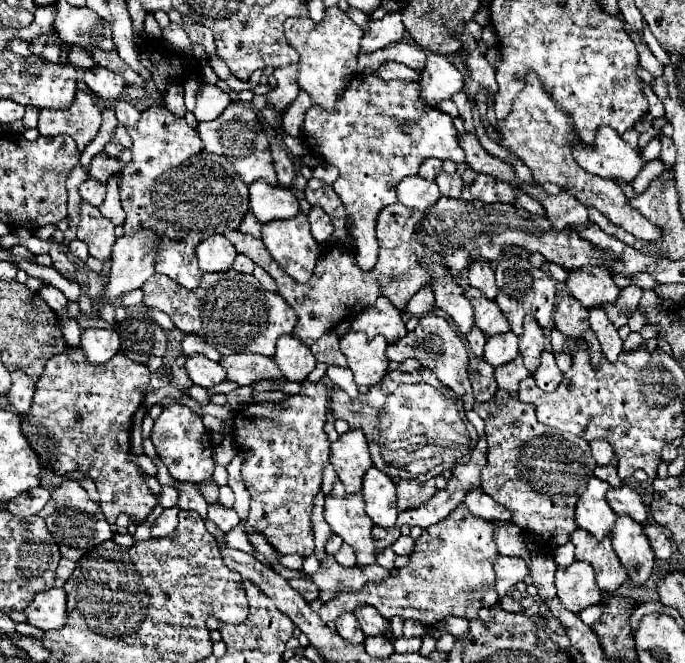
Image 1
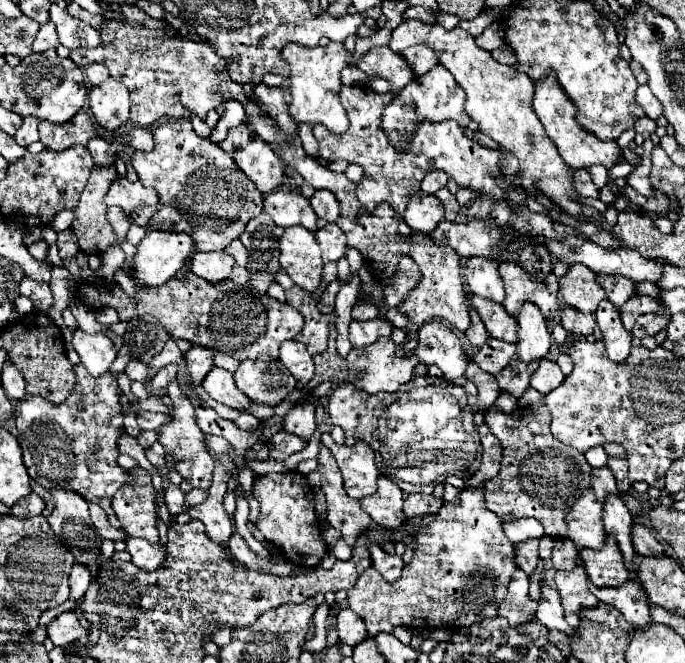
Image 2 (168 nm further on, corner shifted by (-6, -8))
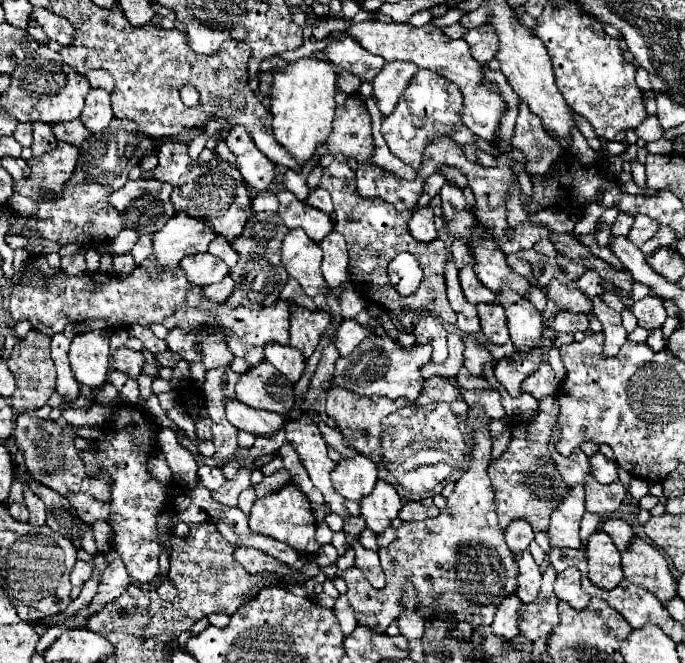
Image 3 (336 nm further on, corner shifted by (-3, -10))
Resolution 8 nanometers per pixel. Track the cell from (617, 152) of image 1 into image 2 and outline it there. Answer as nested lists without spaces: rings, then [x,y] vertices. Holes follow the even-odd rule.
[[[553,74],[539,78],[535,82],[535,98],[533,98],[533,110],[539,116],[541,124],[547,130],[547,136],[553,140],[553,144],[559,150],[559,156],[573,168],[585,168],[585,166],[593,166],[593,164],[603,164],[605,168],[613,168],[617,162],[621,162],[621,148],[613,142],[613,140],[599,140],[595,134],[591,134],[589,130],[585,130],[579,122],[577,122],[577,108],[575,104],[567,98],[567,94],[563,92],[563,88],[557,84],[557,78]]]

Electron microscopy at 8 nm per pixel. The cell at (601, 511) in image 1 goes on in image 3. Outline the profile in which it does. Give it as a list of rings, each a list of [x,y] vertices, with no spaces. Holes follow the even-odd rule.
[[[576,486],[568,492],[568,496],[560,502],[560,508],[556,508],[556,512],[552,514],[548,528],[550,546],[582,550],[584,544],[580,540],[580,522],[584,512],[584,486]]]

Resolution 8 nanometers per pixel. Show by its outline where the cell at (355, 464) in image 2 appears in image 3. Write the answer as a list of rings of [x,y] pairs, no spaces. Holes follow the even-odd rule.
[[[364,454],[342,458],[332,472],[334,490],[346,500],[354,502],[360,502],[364,496],[368,496],[376,480],[376,464]]]

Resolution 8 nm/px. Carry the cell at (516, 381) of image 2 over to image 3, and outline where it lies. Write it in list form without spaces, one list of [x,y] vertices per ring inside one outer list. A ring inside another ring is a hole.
[[[532,350],[528,352],[528,356],[520,356],[518,352],[514,352],[512,356],[506,356],[496,364],[494,376],[508,390],[510,396],[520,396],[520,390],[522,390],[520,386],[524,378],[536,372],[536,368],[542,362],[540,356],[542,356],[540,350]]]

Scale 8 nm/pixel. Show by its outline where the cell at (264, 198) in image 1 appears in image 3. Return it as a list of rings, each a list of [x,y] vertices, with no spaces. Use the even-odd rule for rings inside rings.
[[[278,190],[276,196],[280,202],[278,216],[286,228],[302,228],[314,242],[320,242],[332,230],[328,214],[312,208],[306,202],[300,202],[292,192]]]

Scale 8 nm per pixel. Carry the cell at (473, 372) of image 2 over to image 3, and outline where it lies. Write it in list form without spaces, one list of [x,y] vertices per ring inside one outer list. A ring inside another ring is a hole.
[[[464,366],[460,368],[460,372],[458,372],[458,382],[462,384],[462,388],[466,388],[466,390],[488,390],[490,388],[490,384],[488,384],[488,380],[484,378],[484,376],[472,376]]]

